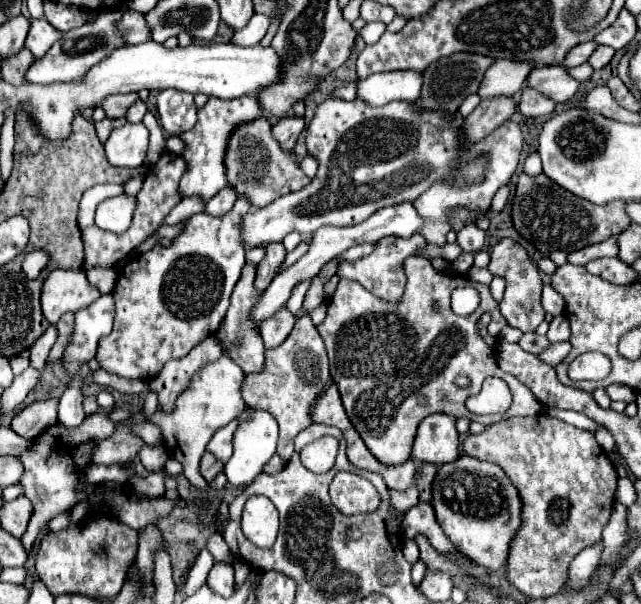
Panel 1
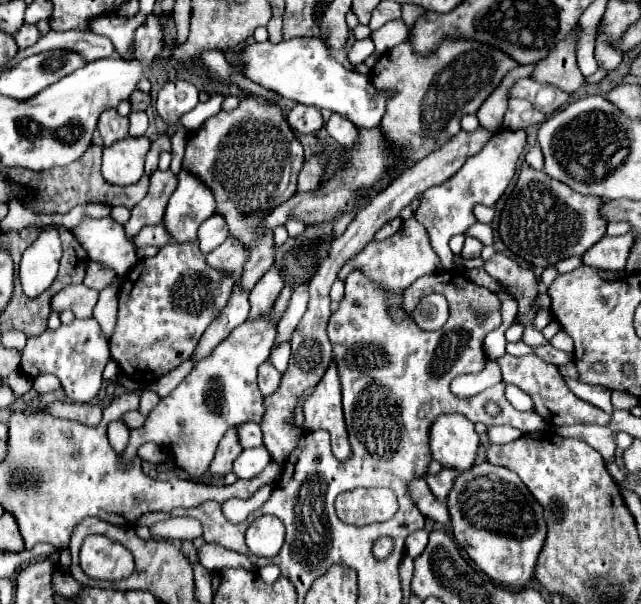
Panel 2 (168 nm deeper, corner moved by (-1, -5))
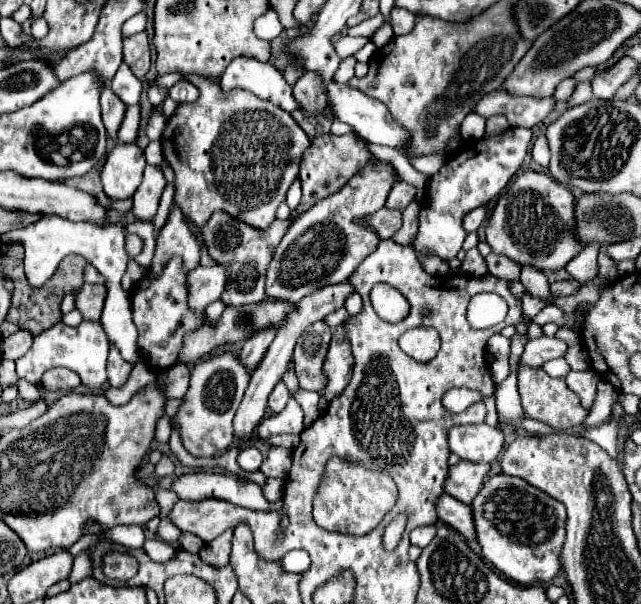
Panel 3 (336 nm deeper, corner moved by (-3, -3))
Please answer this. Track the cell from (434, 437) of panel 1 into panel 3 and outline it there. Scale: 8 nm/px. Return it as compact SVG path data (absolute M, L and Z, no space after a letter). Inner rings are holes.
M458 425L448 431L450 451L464 461L490 463L504 445L504 435L496 427L480 425Z

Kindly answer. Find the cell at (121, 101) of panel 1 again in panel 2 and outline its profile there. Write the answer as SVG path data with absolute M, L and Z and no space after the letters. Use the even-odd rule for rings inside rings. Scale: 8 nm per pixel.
M134 91L130 95L130 101L132 101L132 111L144 111L148 105L150 105L150 93L142 93L142 91Z

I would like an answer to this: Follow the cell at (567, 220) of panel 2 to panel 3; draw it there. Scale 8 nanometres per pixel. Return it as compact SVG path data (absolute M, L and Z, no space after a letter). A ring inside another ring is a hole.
M526 169L498 199L486 227L486 241L494 253L506 255L520 265L532 265L540 271L566 267L584 245L576 235L574 193L550 175Z

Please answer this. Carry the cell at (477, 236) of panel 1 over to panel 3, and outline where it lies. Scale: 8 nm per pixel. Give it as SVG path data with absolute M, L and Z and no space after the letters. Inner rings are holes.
M474 247L470 251L466 251L466 257L462 261L462 267L460 271L466 275L466 277L482 277L488 269L486 269L486 261L484 257L480 255L480 251Z

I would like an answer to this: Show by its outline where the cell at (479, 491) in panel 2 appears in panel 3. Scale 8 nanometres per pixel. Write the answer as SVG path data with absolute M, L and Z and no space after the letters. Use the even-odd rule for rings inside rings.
M500 473L482 483L482 489L470 507L476 525L476 541L486 563L518 585L532 585L536 581L548 583L556 577L560 571L558 553L566 535L566 509L560 501L520 477Z

